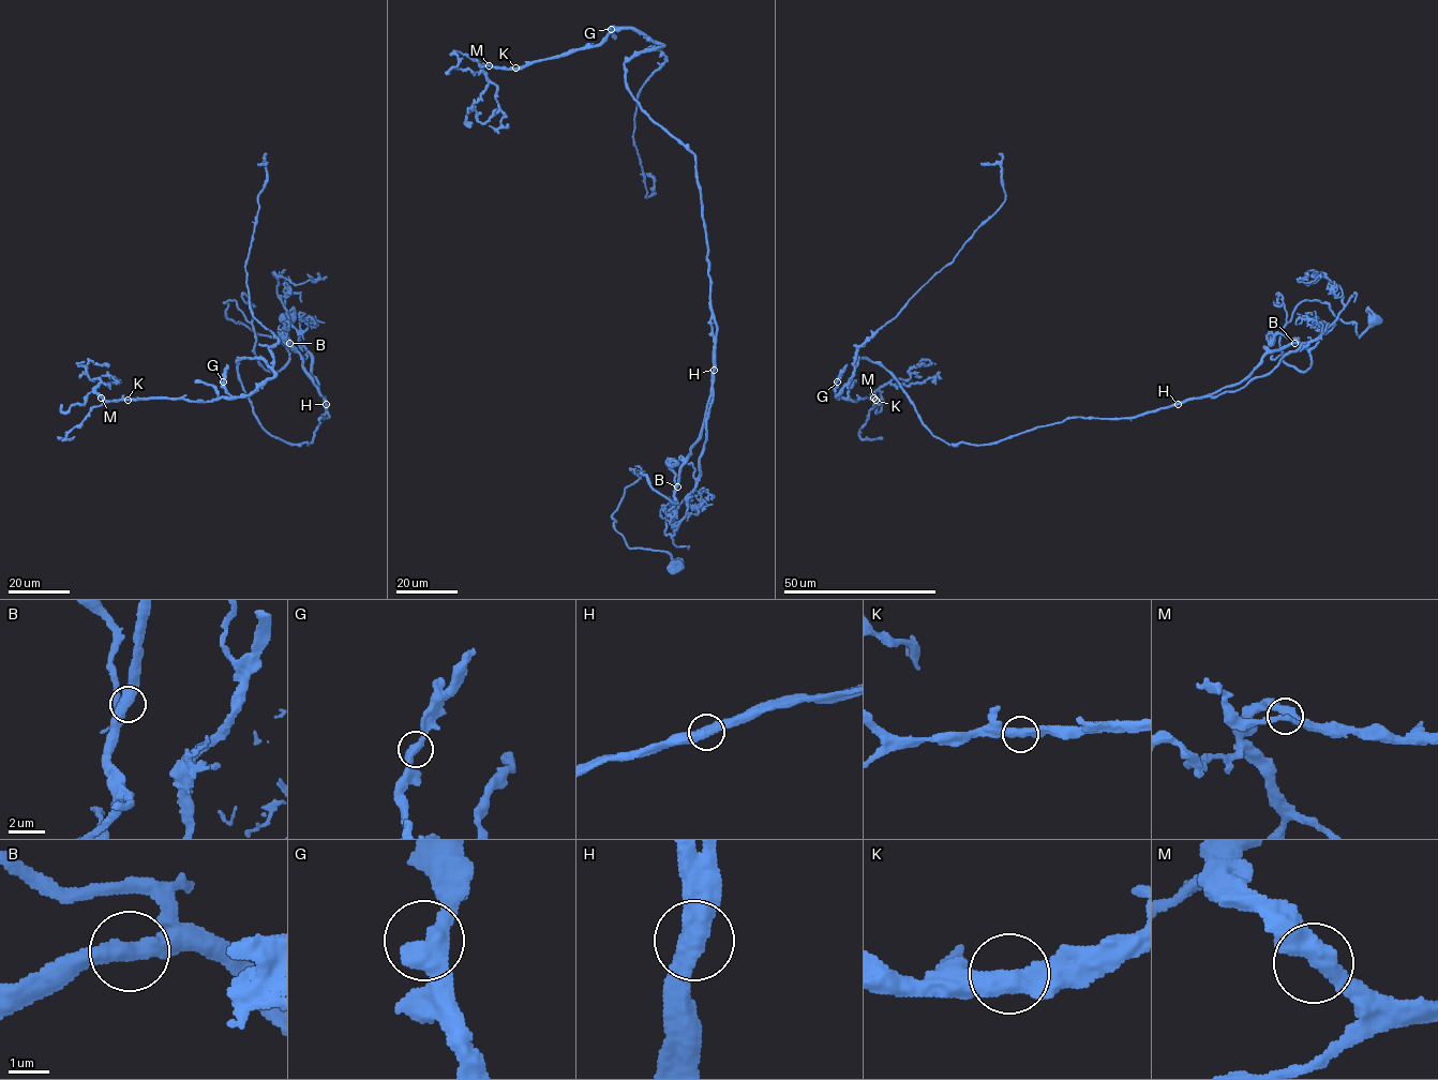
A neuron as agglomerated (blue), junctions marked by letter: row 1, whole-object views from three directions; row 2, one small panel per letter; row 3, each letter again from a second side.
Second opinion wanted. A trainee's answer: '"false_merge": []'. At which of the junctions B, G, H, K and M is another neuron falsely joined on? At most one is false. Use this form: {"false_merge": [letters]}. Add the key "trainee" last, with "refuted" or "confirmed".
{"false_merge": ["H"], "trainee": "refuted"}

